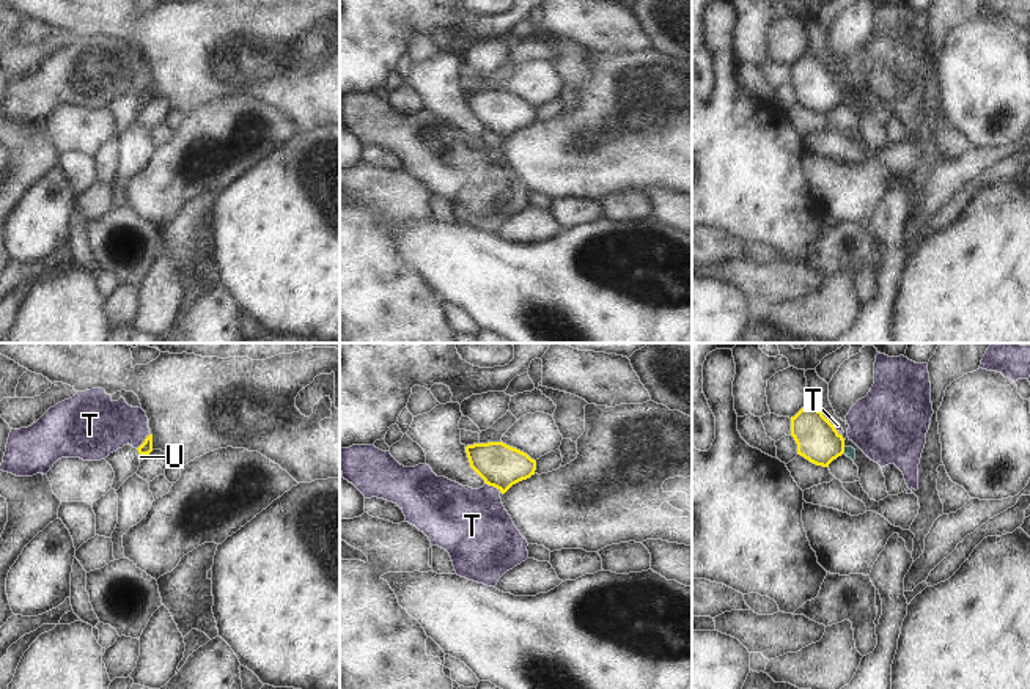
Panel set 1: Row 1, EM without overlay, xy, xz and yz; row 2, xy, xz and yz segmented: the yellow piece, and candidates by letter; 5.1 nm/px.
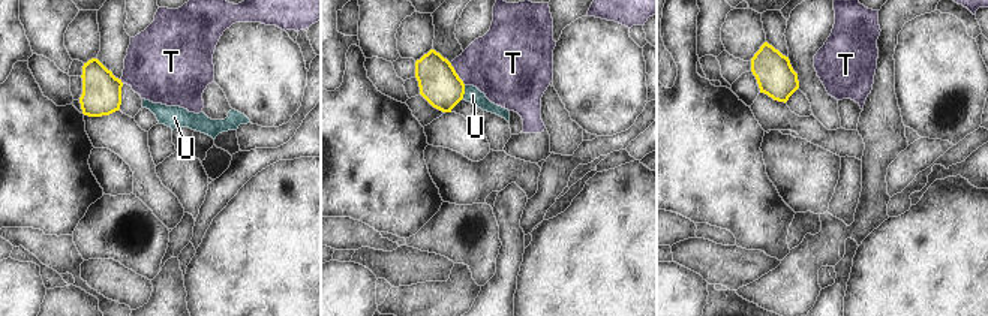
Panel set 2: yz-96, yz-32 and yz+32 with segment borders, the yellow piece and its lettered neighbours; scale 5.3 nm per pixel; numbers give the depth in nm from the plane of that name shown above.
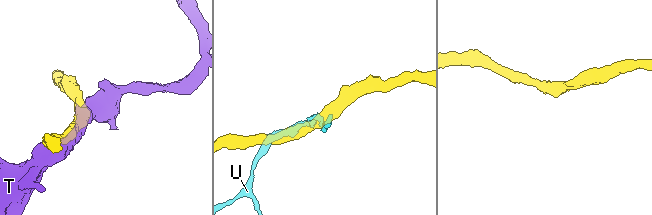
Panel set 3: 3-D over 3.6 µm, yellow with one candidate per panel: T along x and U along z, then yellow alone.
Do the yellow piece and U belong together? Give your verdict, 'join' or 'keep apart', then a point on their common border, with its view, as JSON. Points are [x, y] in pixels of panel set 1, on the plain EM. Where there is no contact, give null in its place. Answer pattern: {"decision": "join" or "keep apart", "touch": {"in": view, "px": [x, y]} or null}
{"decision": "join", "touch": {"in": "xy", "px": [140, 101]}}

